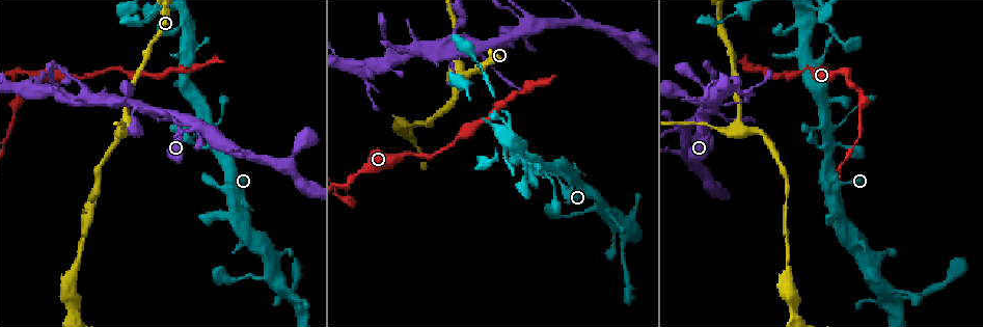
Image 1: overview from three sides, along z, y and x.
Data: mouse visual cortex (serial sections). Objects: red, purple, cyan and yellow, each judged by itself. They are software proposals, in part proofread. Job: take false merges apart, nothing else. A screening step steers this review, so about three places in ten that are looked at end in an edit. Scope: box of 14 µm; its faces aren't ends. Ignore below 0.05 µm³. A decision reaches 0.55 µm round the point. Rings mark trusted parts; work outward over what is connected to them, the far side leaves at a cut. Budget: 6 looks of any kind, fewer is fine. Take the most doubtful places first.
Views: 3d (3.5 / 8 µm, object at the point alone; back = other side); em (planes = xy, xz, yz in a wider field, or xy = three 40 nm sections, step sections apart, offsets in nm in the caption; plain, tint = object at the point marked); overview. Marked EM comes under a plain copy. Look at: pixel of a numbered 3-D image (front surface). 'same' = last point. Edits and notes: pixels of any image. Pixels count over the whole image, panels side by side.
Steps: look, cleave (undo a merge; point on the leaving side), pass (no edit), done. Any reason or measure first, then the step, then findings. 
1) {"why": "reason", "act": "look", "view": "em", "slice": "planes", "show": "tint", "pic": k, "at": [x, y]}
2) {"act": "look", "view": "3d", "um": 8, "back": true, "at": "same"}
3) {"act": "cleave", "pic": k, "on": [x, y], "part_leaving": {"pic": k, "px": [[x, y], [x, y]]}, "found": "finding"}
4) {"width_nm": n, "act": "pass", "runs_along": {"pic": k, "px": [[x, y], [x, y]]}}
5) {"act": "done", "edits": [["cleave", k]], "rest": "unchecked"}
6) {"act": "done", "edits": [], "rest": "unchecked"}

{"why": "arms part here", "act": "look", "view": "3d", "um": 3.5, "pic": 1, "at": [455, 52]}

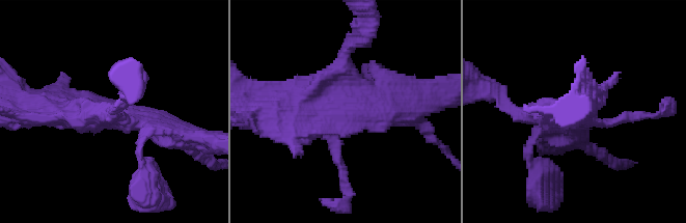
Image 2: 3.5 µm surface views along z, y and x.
{"act": "look", "view": "em", "slice": "xy", "step": 5, "show": "tint", "pic": 2, "at": [346, 116]}

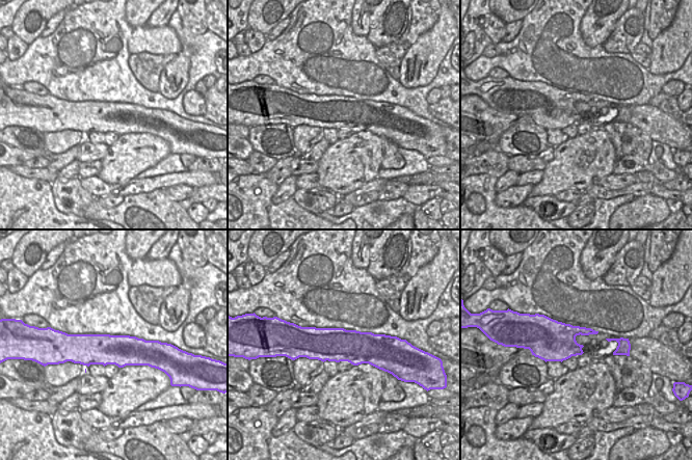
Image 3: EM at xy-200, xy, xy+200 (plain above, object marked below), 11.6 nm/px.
{"act": "pass", "runs_along": {"pic": 2, "px": [[183, 137], [141, 117], [46, 108]]}, "found": "all the same cell"}

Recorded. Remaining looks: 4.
{"act": "look", "view": "3d", "um": 3.5, "pic": 1, "at": [861, 91]}

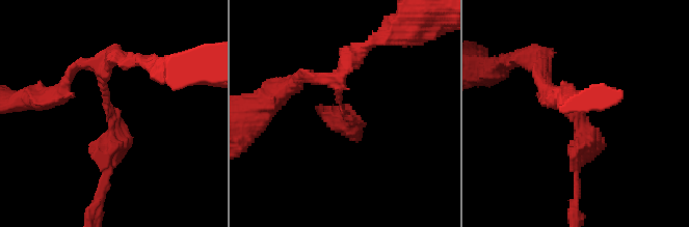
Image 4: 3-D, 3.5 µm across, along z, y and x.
{"why": "now the EM", "act": "look", "view": "em", "slice": "xy", "step": 2, "show": "tint", "pic": 4, "at": [572, 114]}

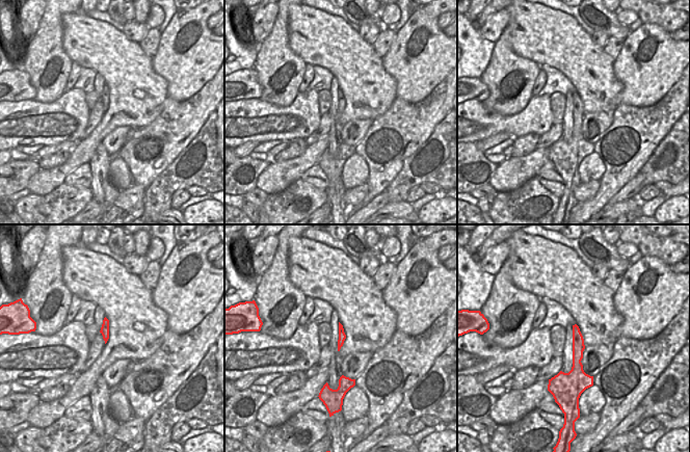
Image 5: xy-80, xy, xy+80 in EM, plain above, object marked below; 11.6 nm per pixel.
{"arm_widths_nm": [200, 300], "act": "pass", "runs_along": {"pic": 4, "px": [[531, 60], [585, 120], [577, 168]]}, "found": "one cell here"}

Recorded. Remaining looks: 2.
{"act": "done", "edits": [], "rest": "unchecked"}

